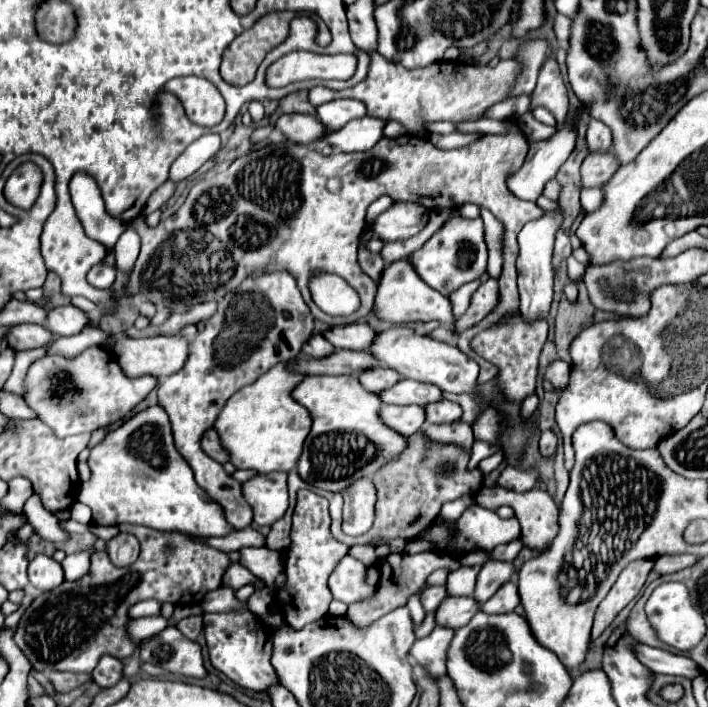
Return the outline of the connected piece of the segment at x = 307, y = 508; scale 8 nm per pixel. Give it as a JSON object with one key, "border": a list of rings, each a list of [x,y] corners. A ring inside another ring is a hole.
{"border":[[[299,490],[297,506],[293,514],[291,544],[287,548],[285,560],[285,586],[275,594],[275,608],[285,616],[285,622],[293,628],[303,628],[305,624],[323,618],[327,614],[331,592],[327,590],[327,578],[331,570],[339,564],[339,558],[347,554],[347,546],[337,542],[329,530],[329,502],[323,496],[317,496],[309,490]]]}

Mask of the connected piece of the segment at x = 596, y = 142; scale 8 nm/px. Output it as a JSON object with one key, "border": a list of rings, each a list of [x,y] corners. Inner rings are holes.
{"border":[[[591,118],[589,126],[587,126],[587,144],[589,144],[589,150],[591,152],[595,152],[595,150],[609,150],[611,142],[613,142],[611,130],[603,122],[597,122],[595,118]]]}

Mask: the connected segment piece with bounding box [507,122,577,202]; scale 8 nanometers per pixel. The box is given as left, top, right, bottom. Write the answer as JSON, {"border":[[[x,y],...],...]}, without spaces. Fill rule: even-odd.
{"border":[[[569,122],[569,126],[559,126],[547,142],[531,142],[525,164],[507,180],[509,190],[521,200],[535,202],[541,196],[545,182],[555,178],[561,164],[573,152],[575,140],[577,128]]]}

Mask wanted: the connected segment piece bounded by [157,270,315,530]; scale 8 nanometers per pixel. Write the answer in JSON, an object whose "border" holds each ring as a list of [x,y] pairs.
{"border":[[[275,270],[259,278],[245,278],[235,290],[229,290],[217,304],[217,312],[205,328],[189,342],[185,366],[159,384],[159,406],[167,412],[175,446],[195,472],[195,480],[207,496],[217,502],[233,530],[247,528],[253,520],[251,508],[241,498],[241,482],[233,480],[219,462],[201,450],[201,436],[213,426],[223,404],[243,386],[255,382],[271,366],[299,356],[301,344],[313,332],[313,316],[303,302],[295,276],[289,270]]]}

